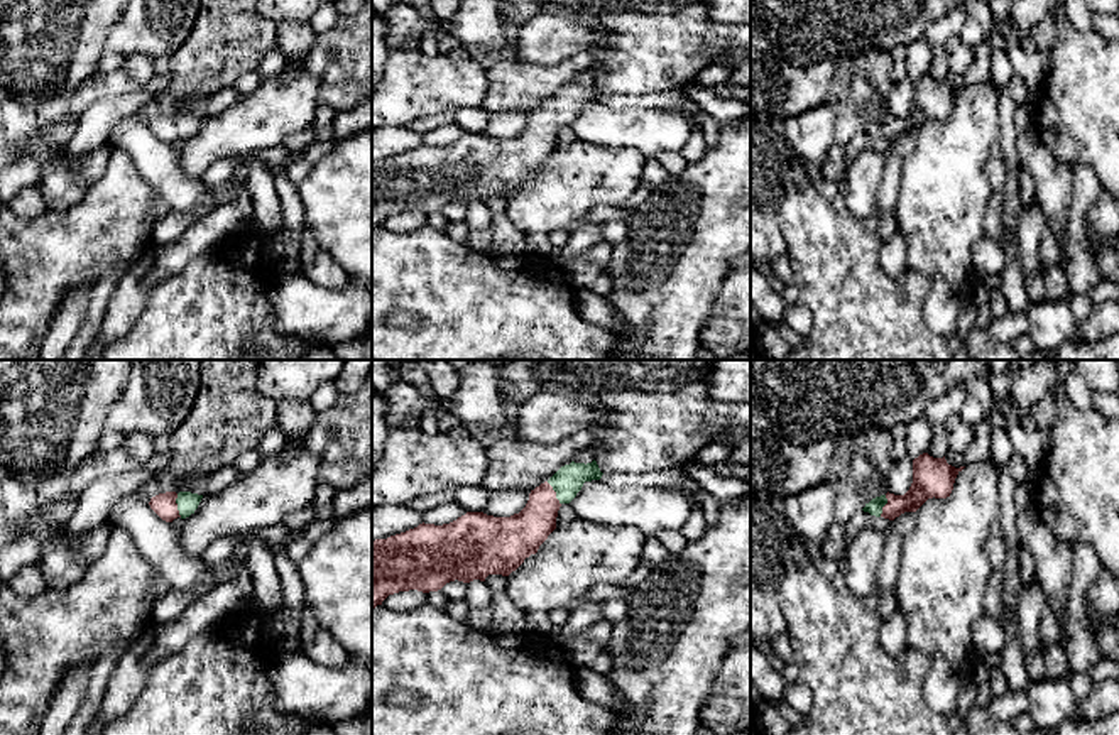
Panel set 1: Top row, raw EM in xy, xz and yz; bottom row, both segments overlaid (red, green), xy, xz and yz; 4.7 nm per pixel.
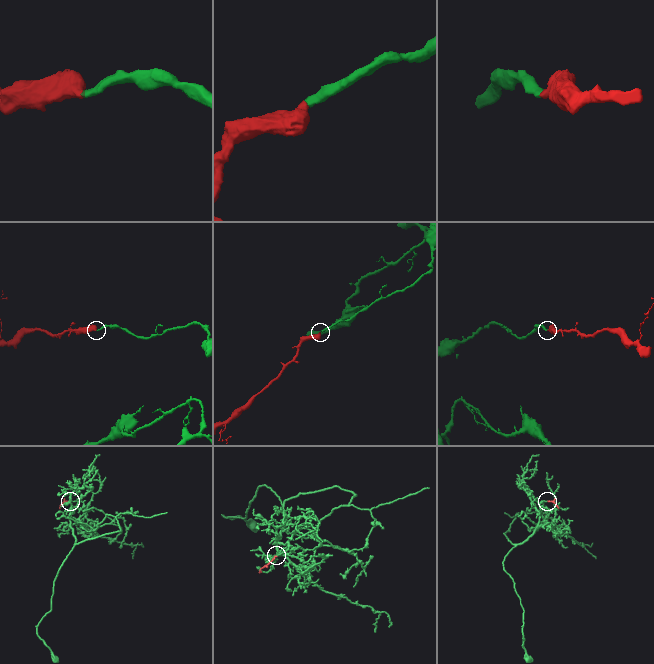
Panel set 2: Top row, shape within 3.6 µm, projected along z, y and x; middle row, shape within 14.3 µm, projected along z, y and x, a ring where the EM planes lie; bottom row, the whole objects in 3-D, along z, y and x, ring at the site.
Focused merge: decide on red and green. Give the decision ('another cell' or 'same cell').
same cell

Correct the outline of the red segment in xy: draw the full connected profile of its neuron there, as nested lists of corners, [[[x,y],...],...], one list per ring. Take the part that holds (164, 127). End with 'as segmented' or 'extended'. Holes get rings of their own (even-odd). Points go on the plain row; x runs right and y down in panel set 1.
[[[166,113],[150,120],[150,130],[166,144],[186,140],[198,130],[203,117],[191,113]]]; extended

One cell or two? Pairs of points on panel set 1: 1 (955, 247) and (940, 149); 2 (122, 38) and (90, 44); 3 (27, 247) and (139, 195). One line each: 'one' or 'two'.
1: one
2: two
3: one

